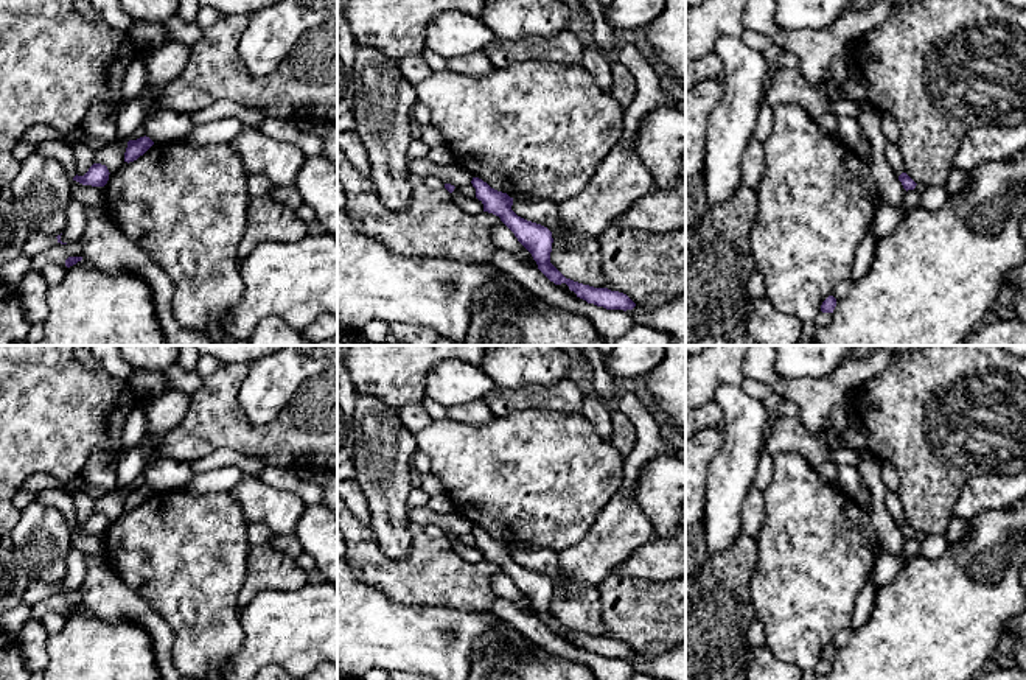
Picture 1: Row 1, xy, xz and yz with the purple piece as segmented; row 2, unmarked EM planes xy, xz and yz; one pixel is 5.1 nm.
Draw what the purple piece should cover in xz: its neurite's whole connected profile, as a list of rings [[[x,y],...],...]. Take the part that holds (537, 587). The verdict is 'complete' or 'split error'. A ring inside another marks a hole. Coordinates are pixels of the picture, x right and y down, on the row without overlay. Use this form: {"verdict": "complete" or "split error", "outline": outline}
{"verdict": "complete", "outline": [[[473,526],[473,535],[476,537],[476,546],[483,552],[483,560],[493,562],[515,582],[518,590],[532,602],[538,613],[538,618],[555,633],[566,632],[577,646],[603,655],[606,658],[633,658],[636,652],[623,641],[611,640],[608,636],[594,636],[566,627],[552,612],[552,580],[536,571],[527,570],[518,565],[513,559],[513,546],[507,542],[491,537],[479,526]]]}

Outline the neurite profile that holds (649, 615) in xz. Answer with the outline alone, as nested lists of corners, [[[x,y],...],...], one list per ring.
[[[611,573],[597,591],[608,638],[623,641],[647,657],[686,643],[686,576],[644,580]]]

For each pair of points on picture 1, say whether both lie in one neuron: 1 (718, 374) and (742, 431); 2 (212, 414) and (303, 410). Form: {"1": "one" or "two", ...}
{"1": "two", "2": "one"}

